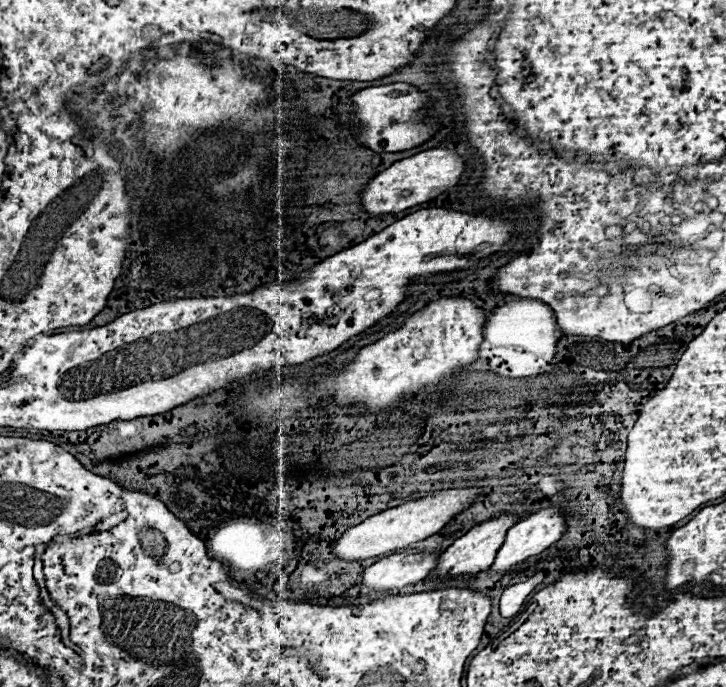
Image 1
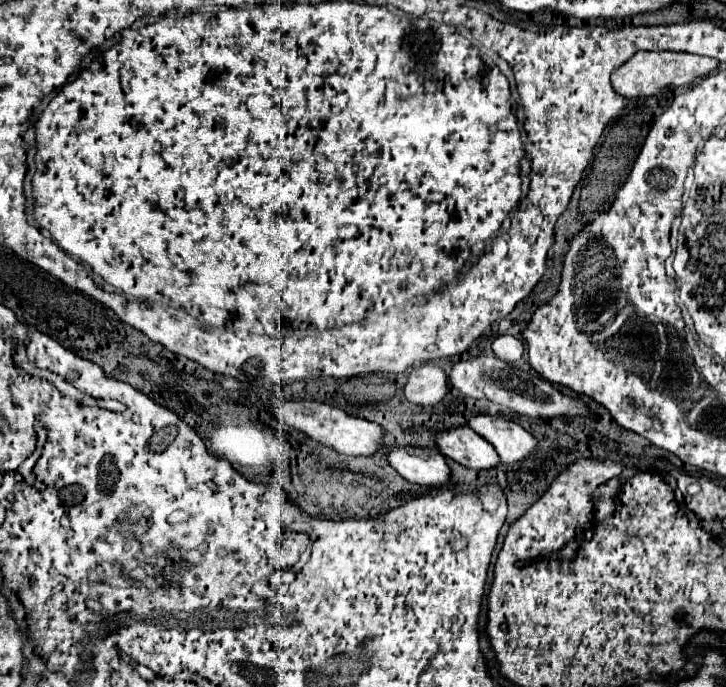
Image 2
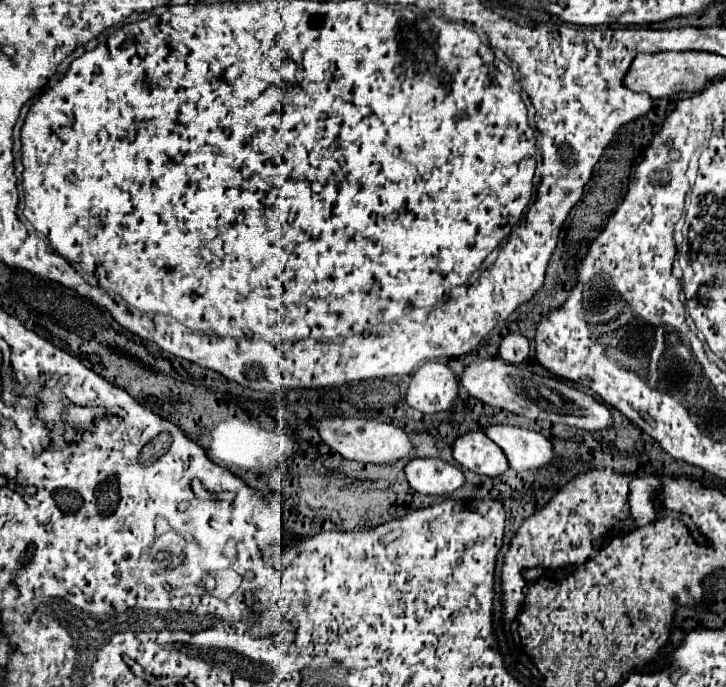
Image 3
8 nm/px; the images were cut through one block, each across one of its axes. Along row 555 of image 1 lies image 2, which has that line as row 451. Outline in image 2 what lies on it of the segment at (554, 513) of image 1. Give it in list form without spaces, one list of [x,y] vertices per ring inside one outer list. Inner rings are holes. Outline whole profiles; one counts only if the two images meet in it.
[[[476,416],[468,422],[468,426],[496,448],[502,464],[506,466],[518,464],[538,450],[538,440],[512,420],[500,424],[490,416]]]

